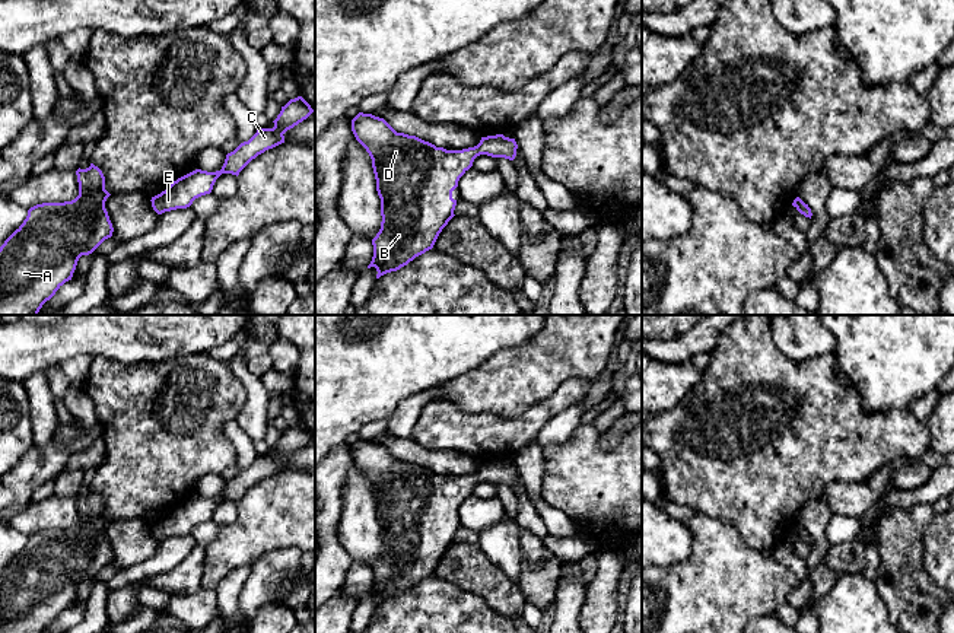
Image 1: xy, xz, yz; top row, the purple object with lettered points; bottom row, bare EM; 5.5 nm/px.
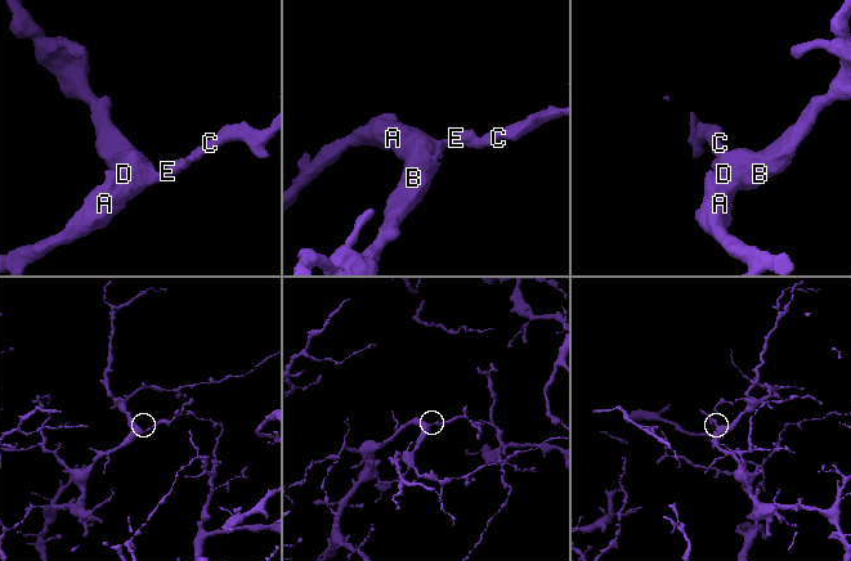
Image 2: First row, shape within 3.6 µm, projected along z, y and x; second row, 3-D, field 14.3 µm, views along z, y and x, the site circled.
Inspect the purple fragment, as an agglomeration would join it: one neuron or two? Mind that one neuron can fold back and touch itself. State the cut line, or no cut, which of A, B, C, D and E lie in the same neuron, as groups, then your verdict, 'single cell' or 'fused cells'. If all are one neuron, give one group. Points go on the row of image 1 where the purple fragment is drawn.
cut none; groups A B C D E; single cell

